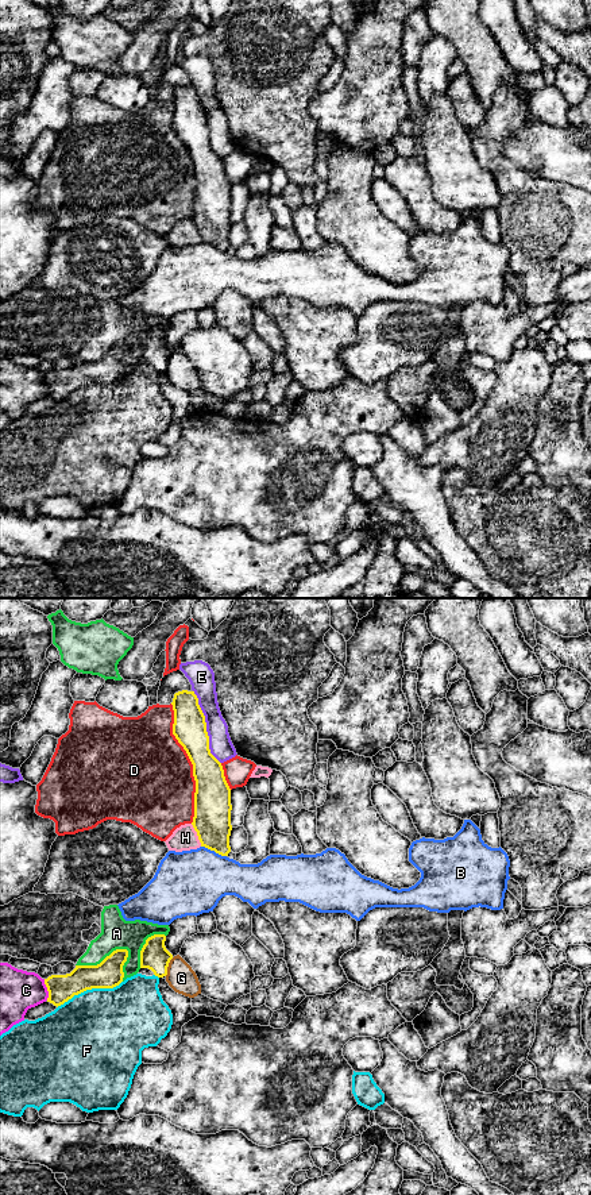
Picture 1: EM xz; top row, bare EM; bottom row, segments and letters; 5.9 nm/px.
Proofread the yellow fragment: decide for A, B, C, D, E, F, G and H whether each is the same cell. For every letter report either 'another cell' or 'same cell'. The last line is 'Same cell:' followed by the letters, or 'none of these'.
A: another cell
B: another cell
C: another cell
D: another cell
E: another cell
F: another cell
G: another cell
H: another cell
Same cell: none of these

